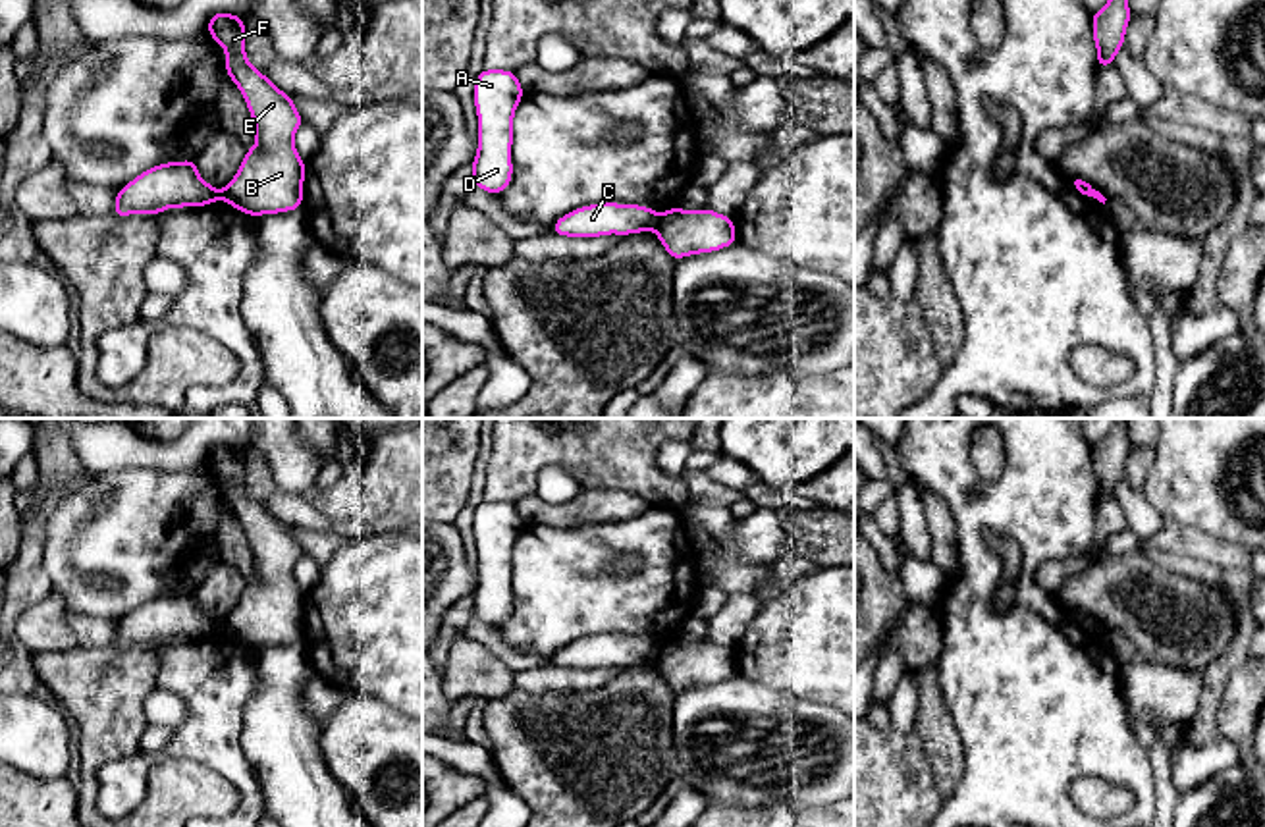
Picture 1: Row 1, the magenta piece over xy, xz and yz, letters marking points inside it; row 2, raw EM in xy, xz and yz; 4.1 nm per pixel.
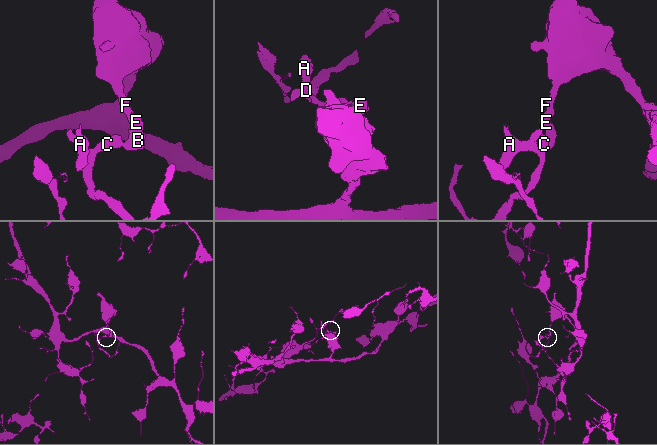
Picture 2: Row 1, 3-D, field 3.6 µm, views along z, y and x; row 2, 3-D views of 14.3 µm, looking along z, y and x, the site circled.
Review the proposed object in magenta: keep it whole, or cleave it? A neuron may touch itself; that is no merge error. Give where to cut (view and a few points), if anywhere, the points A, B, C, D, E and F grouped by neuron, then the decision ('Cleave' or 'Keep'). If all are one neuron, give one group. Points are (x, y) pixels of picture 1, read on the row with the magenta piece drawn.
Split along xz (658, 216), (652, 228). Groups: A C D / B E F. Cleave

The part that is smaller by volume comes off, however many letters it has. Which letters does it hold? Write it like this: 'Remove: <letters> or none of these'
Remove: A, C, D

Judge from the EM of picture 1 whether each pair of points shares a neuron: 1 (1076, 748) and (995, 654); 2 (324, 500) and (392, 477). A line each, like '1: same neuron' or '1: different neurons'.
1: same neuron
2: same neuron

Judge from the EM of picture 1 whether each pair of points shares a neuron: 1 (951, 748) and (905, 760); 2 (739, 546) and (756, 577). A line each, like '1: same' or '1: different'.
1: different
2: different

